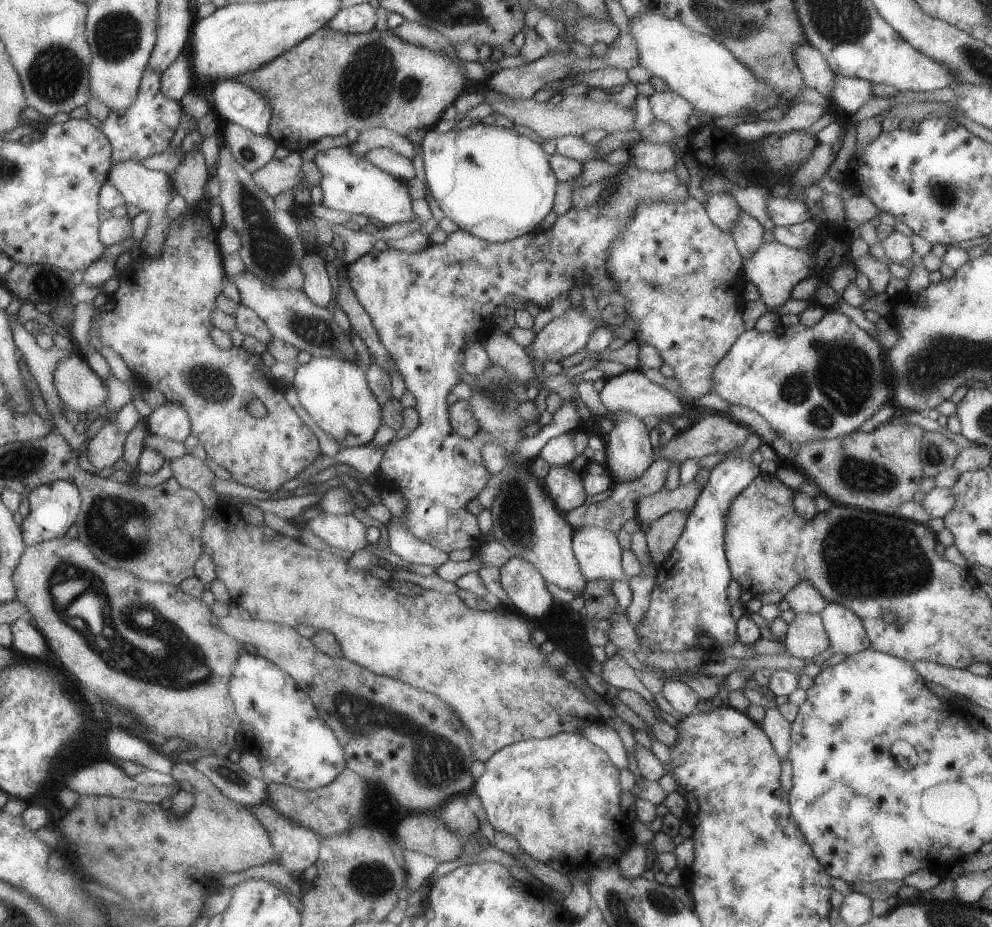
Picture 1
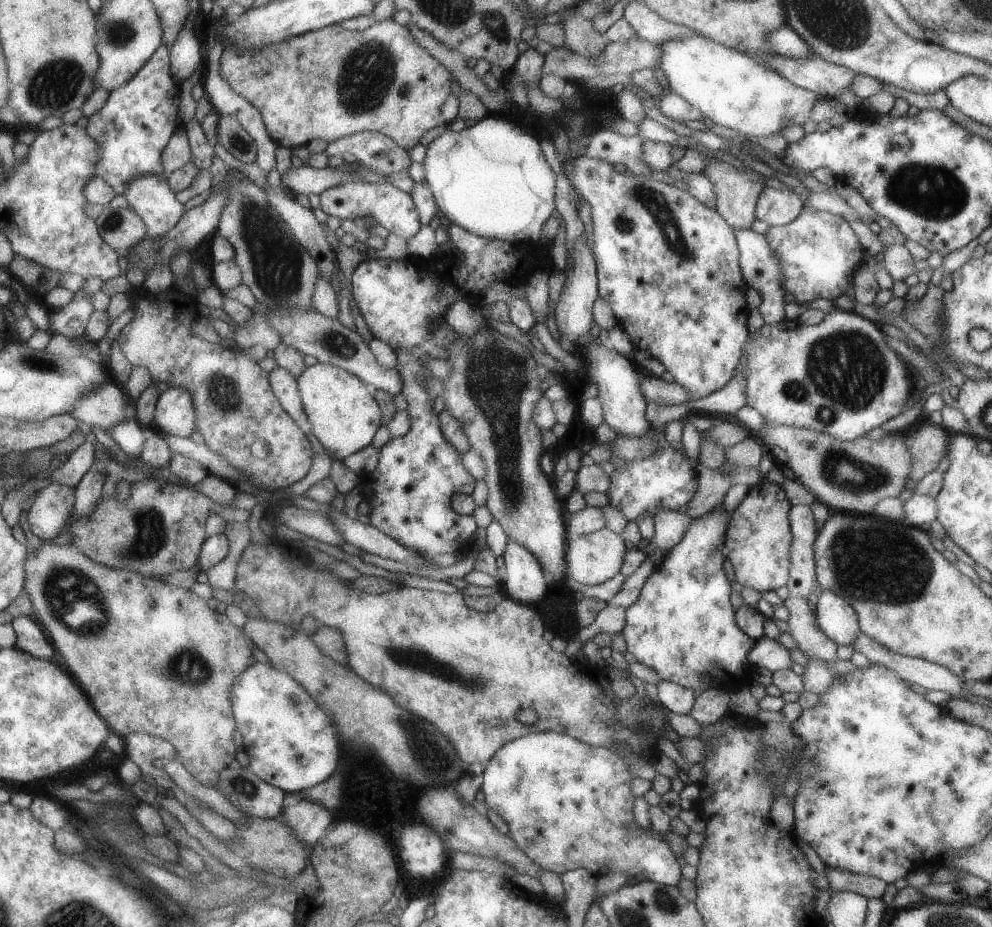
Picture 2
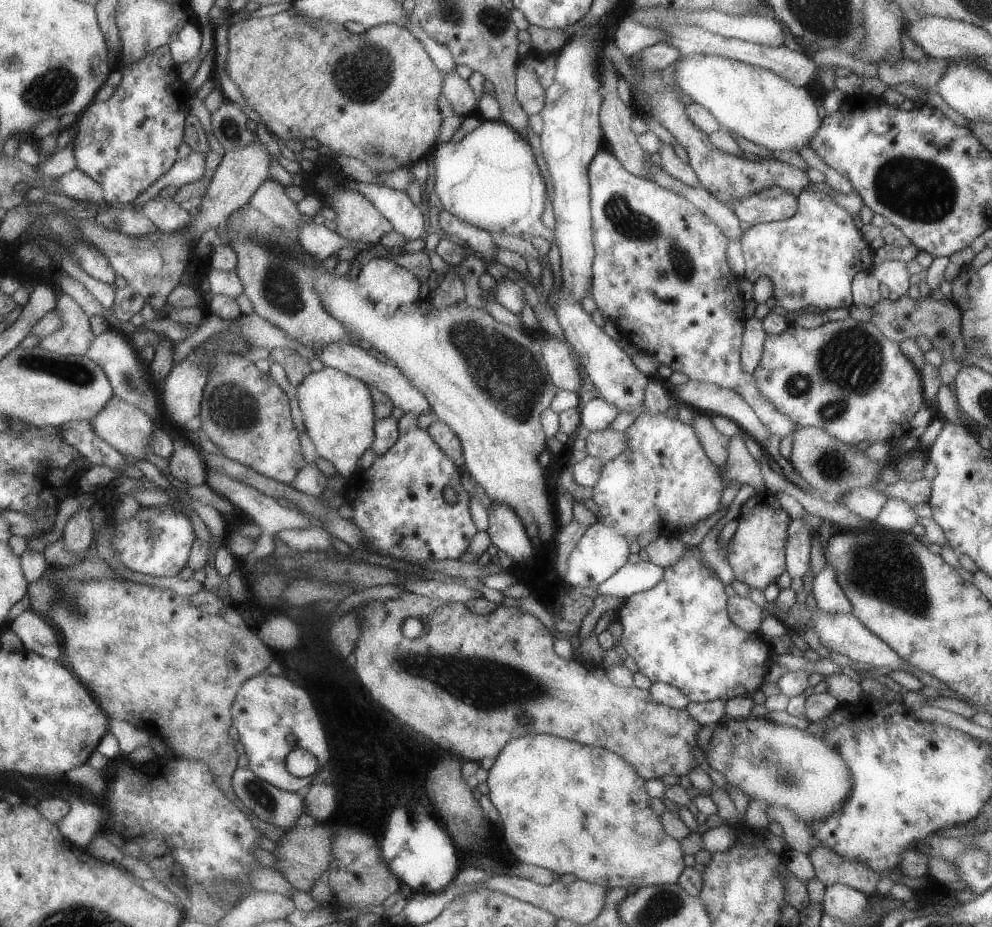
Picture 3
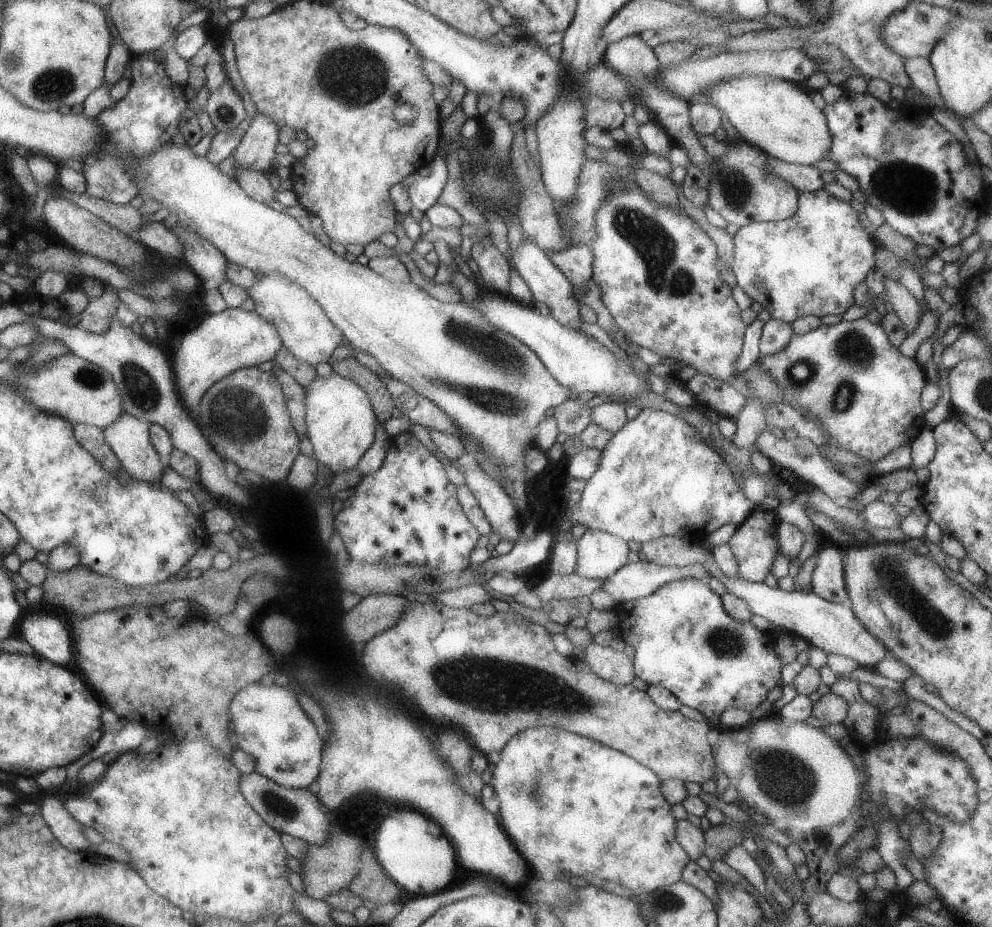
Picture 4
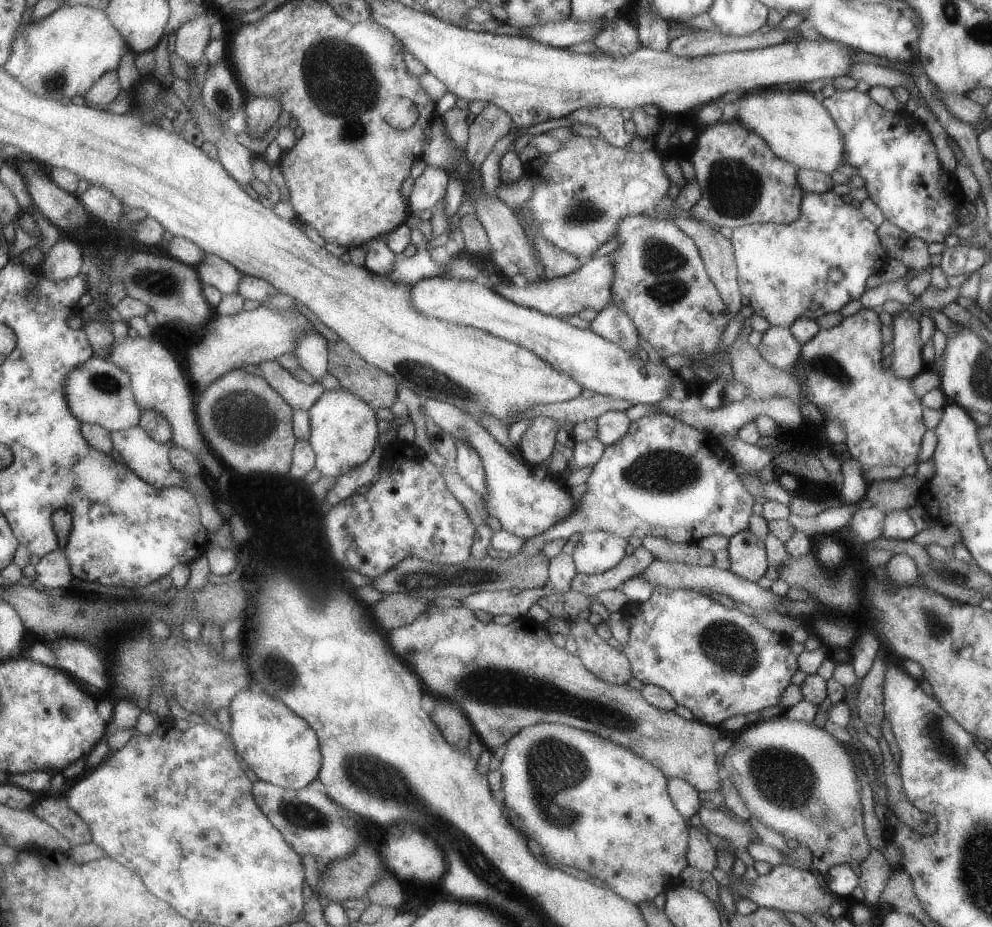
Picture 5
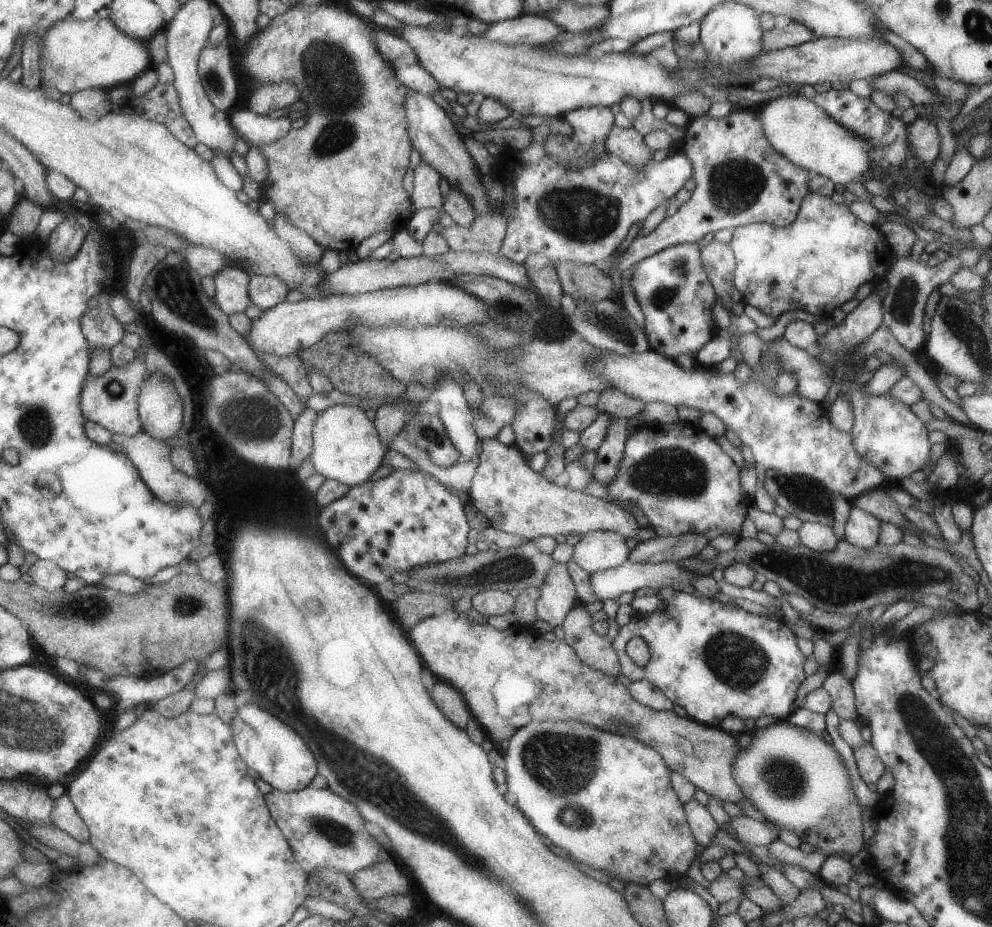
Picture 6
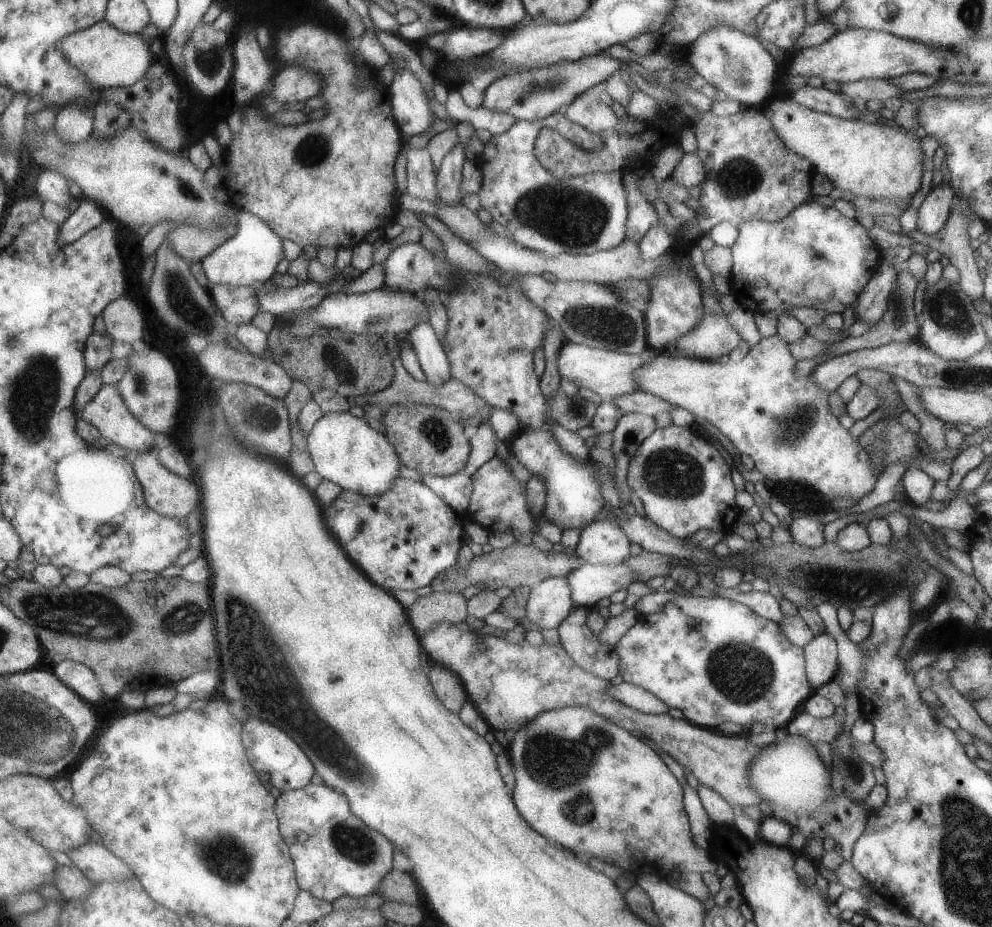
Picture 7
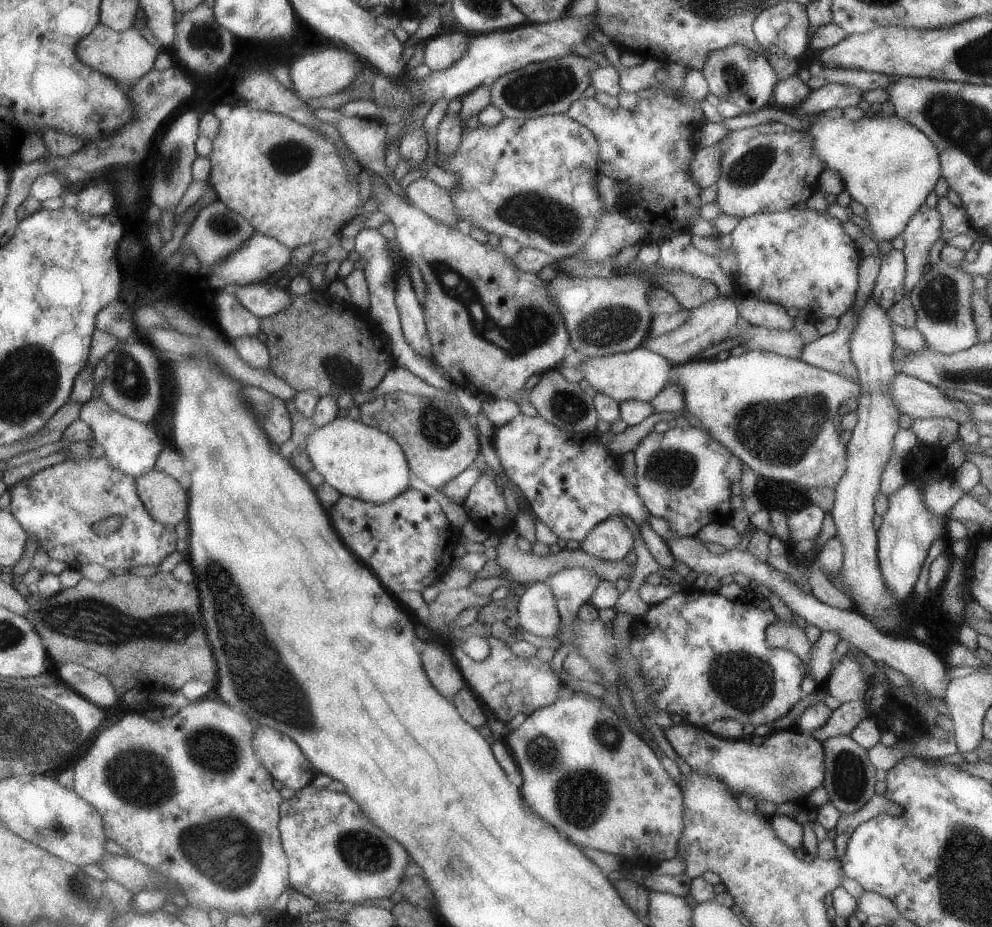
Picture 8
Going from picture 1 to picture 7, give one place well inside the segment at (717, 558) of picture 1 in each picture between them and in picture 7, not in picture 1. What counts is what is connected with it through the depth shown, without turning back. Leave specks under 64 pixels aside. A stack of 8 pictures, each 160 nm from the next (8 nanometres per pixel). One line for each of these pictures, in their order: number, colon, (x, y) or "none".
2: (683, 625)
3: (679, 631)
4: (685, 641)
5: (718, 662)
6: (714, 659)
7: (716, 660)

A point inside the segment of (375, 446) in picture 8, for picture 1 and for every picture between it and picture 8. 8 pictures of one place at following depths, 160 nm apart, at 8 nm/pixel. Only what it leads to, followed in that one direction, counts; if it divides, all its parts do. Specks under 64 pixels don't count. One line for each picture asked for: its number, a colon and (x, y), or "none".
1: (335, 392)
2: (344, 415)
3: (338, 411)
4: (341, 423)
5: (344, 433)
6: (346, 446)
7: (346, 450)

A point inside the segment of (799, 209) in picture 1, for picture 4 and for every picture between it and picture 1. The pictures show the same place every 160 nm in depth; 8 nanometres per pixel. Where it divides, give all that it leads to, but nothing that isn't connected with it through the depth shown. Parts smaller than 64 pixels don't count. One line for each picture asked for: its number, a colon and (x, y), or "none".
2: (776, 207)
3: (774, 204)
4: (740, 188)

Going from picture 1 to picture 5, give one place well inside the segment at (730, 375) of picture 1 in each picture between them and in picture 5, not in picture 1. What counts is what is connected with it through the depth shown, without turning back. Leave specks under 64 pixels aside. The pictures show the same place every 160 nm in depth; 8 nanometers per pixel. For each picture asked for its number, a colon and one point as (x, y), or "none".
2: (839, 377)
3: (847, 377)
4: (867, 394)
5: (840, 370)

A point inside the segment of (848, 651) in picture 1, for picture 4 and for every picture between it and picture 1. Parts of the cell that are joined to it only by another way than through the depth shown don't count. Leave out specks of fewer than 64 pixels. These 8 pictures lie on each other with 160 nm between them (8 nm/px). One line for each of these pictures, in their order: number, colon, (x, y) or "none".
2: (836, 617)
3: (830, 598)
4: (828, 581)

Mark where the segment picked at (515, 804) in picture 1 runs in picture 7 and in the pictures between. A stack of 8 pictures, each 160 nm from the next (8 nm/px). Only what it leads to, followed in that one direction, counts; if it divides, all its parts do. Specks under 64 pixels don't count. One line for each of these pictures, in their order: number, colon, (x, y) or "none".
2: (569, 805)
3: (572, 808)
4: (597, 813)
5: (628, 833)
6: (637, 830)
7: (569, 763)

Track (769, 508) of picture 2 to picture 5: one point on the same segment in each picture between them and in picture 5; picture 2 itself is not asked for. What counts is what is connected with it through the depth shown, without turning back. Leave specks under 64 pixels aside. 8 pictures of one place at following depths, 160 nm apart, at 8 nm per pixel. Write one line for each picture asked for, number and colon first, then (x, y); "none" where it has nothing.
3: (756, 552)
4: (754, 546)
5: (748, 554)

